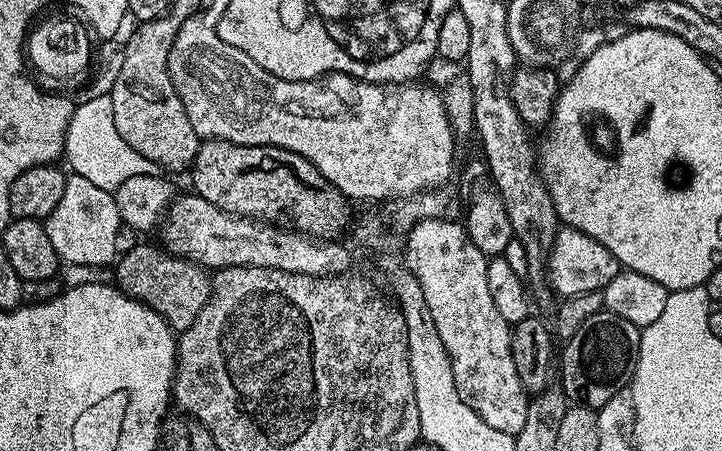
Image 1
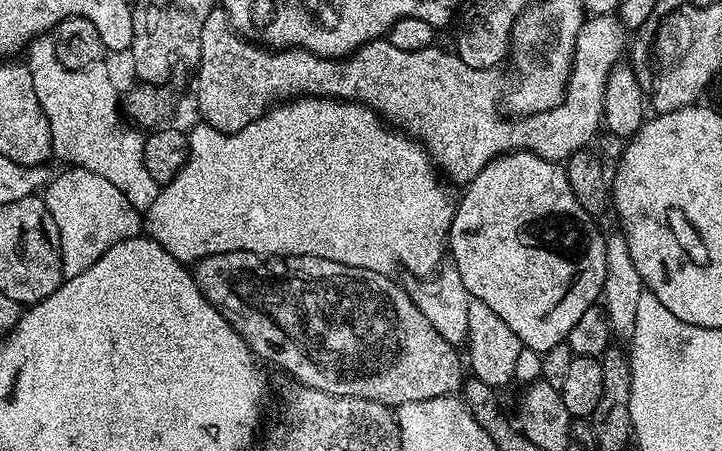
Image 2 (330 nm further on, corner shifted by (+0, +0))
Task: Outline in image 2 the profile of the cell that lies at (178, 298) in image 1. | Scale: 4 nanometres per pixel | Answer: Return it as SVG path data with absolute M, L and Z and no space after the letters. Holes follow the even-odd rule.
M223 252L202 257L194 264L194 275L200 292L220 311L222 318L226 318L226 322L230 322L232 329L248 343L248 349L252 351L252 355L261 361L269 360L270 363L277 364L282 371L292 376L290 378L295 383L304 384L307 388L322 390L326 394L335 396L362 398L370 402L386 404L395 410L406 402L426 402L426 398L442 398L459 393L466 379L466 364L461 353L460 356L456 353L459 352L457 345L446 342L446 338L442 338L442 334L438 334L438 330L434 330L434 326L430 326L426 314L422 314L422 310L418 310L418 306L412 301L409 289L407 287L399 288L392 281L391 275L346 266L340 262L330 262L326 258L317 256L286 256L283 258L269 256L265 258L253 252Z

